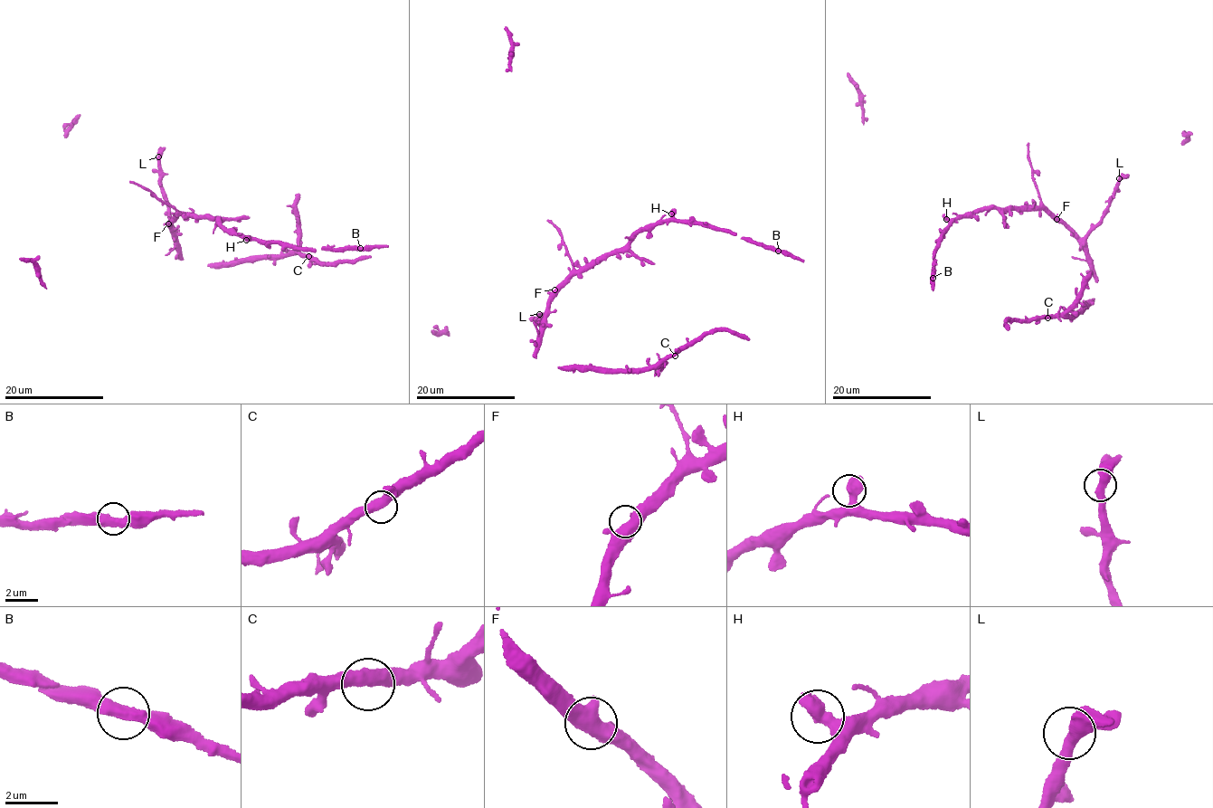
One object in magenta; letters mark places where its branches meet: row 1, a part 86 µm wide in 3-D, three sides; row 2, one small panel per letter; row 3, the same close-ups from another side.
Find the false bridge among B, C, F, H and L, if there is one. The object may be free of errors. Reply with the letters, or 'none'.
none

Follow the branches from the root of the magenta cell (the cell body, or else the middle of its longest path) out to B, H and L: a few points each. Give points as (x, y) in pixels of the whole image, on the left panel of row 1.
B: (172, 219), (180, 215), (216, 219), (223, 227), (237, 234), (314, 250), (357, 251), (361, 247)
H: (172, 219), (180, 215), (216, 219), (223, 227), (241, 234), (246, 240)
L: (172, 219), (171, 228), (158, 156)

